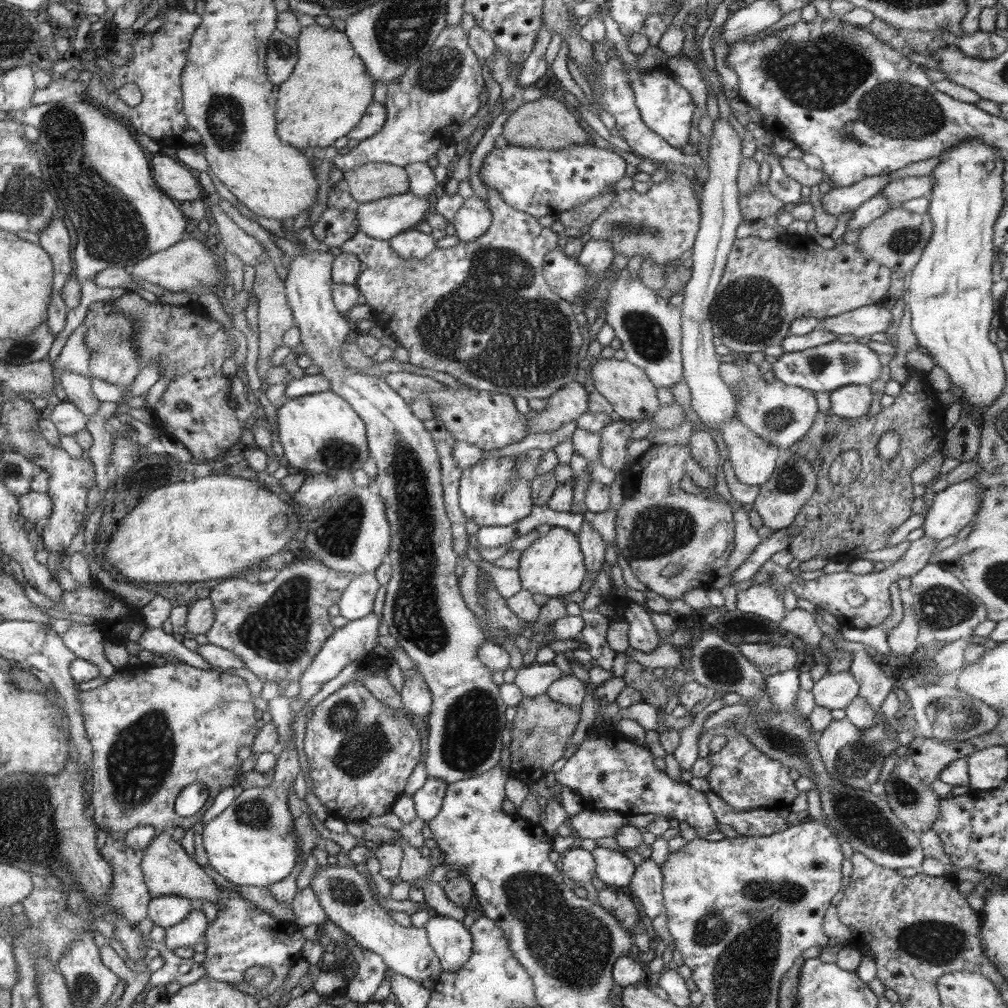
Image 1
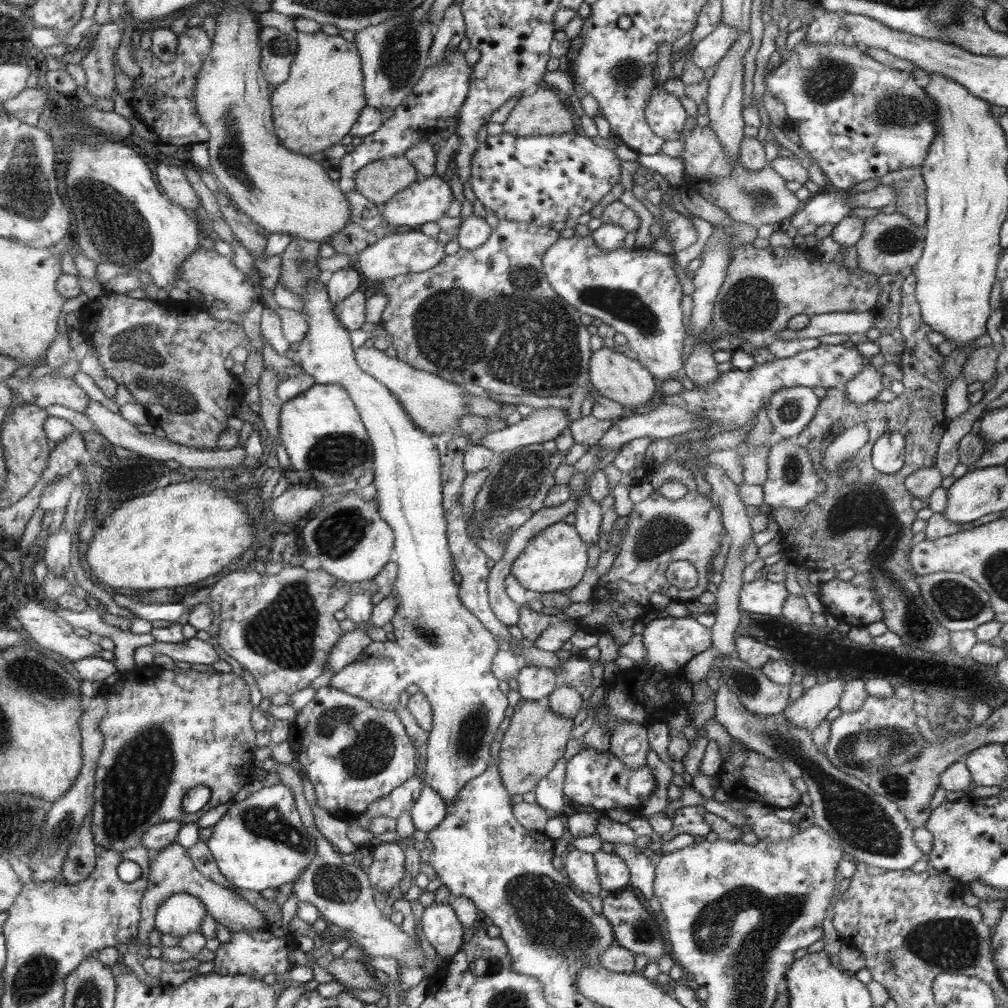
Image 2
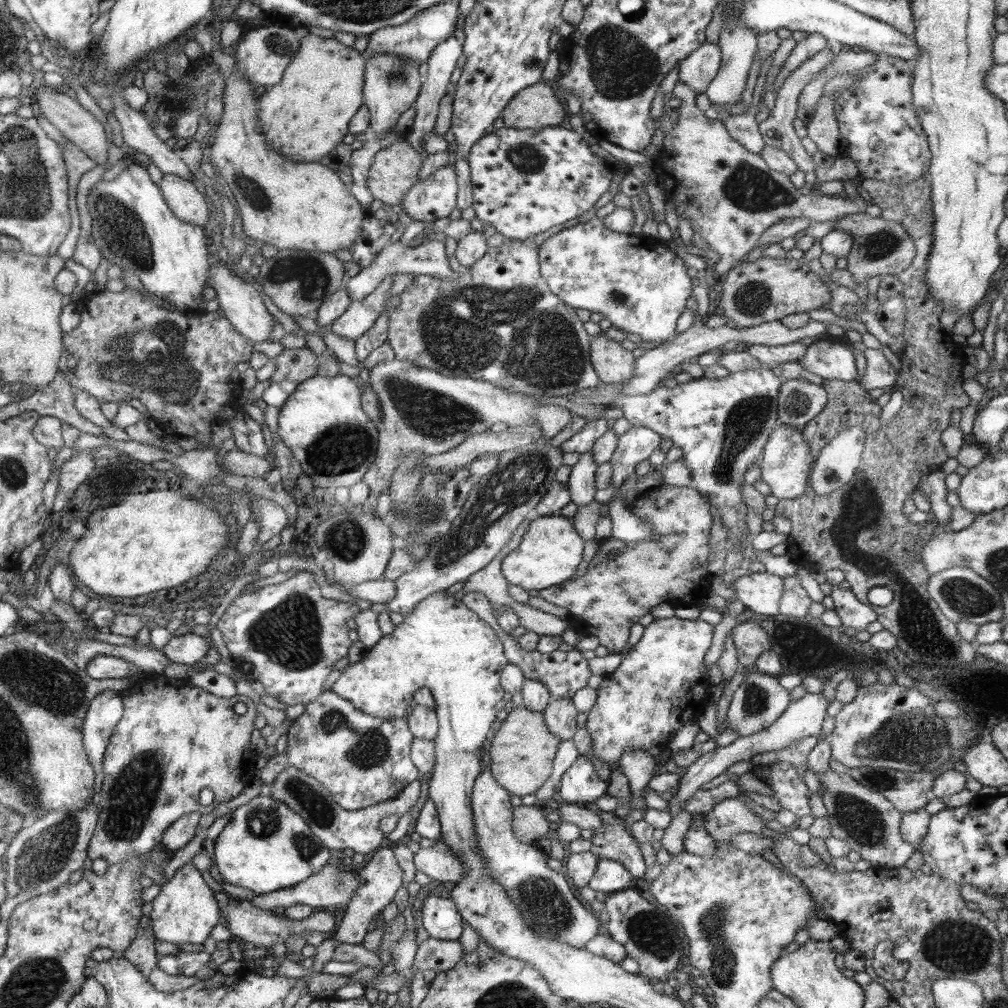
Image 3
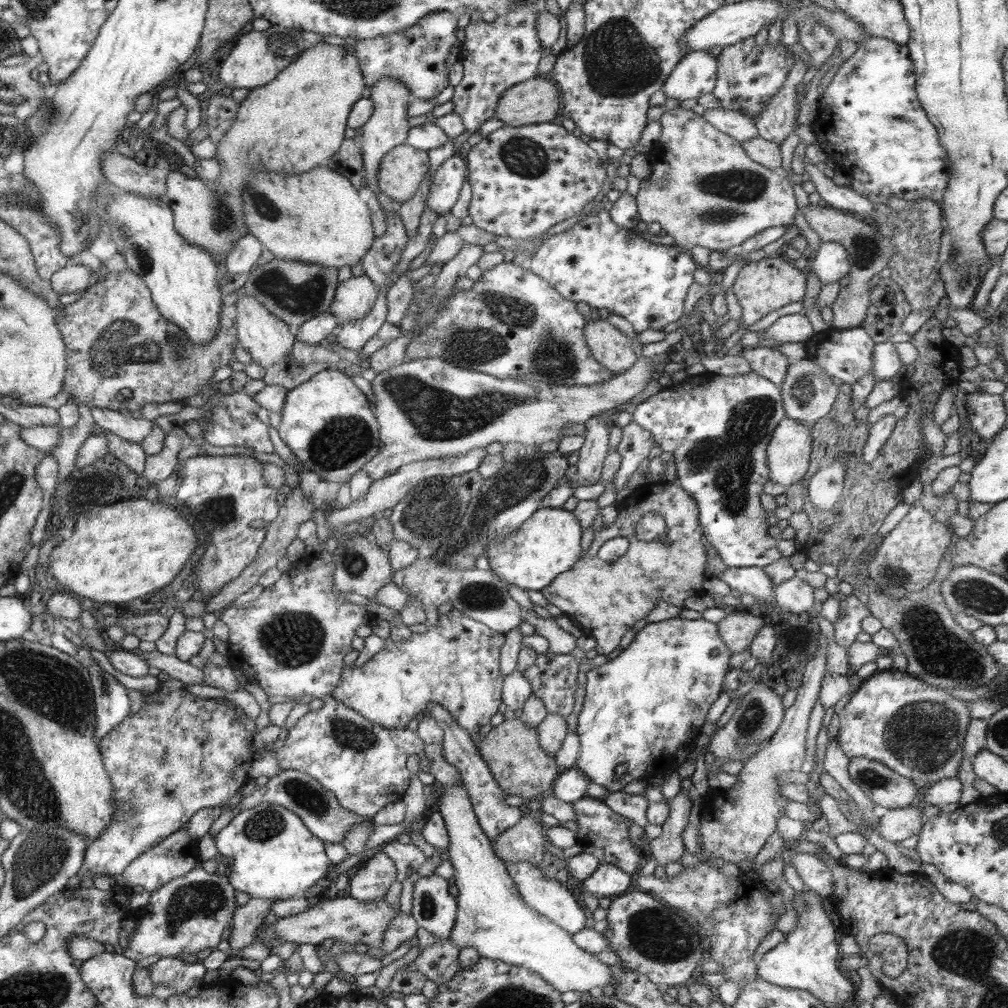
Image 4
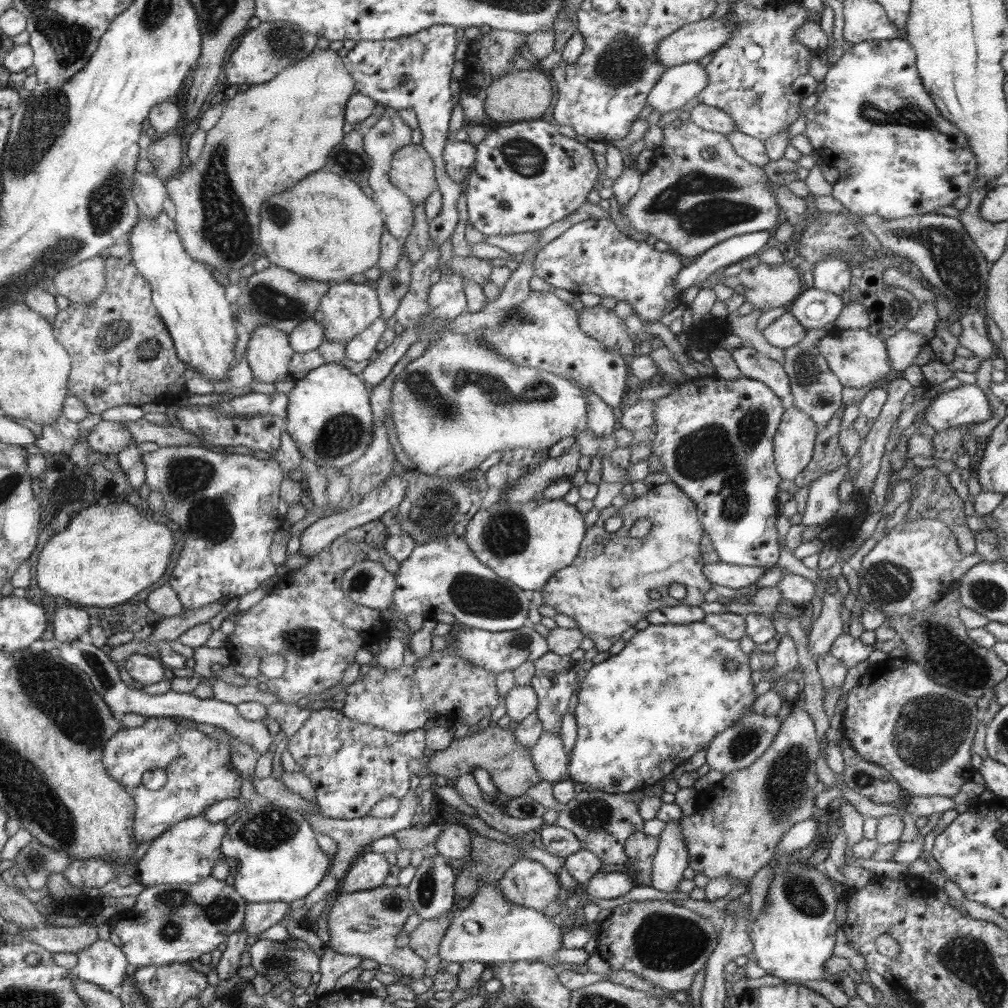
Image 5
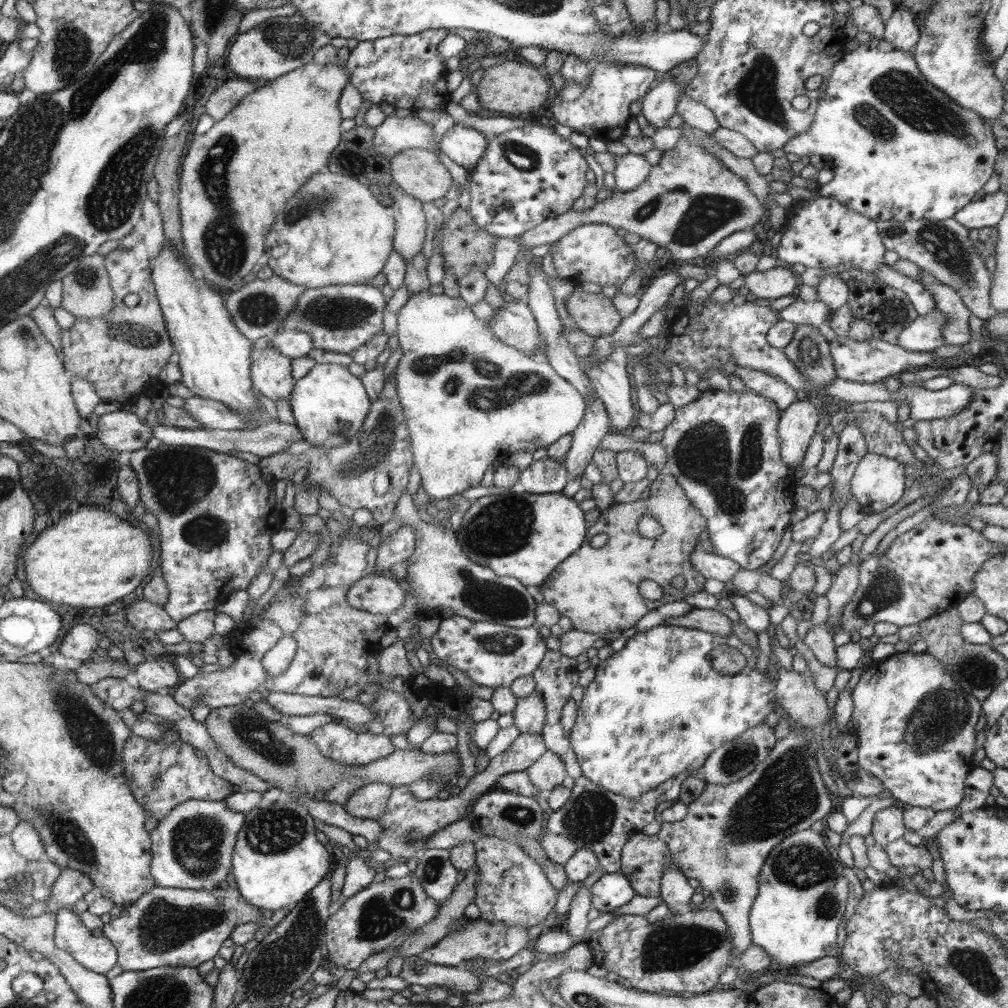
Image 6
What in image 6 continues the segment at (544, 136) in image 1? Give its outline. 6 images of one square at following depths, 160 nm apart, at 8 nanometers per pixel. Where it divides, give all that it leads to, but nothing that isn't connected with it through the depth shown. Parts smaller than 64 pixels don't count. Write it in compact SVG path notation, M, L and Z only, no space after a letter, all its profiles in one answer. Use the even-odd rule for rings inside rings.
M506 59L488 67L473 90L478 95L479 103L483 108L491 111L514 112L506 116L517 117L518 114L528 115L528 112L540 108L548 100L550 86L552 84L536 68L532 68L532 65Z

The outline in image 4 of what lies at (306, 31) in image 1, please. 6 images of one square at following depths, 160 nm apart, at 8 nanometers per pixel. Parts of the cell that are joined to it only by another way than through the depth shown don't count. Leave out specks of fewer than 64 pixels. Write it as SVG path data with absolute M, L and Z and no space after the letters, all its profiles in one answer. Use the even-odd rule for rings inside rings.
M320 42L314 46L310 46L293 62L292 65L287 66L275 79L276 82L272 82L270 86L261 86L255 89L251 89L249 94L239 102L238 111L236 112L236 119L230 129L224 134L223 138L216 143L216 160L220 160L220 179L216 181L207 181L199 178L188 179L184 174L176 171L167 176L167 191L166 198L168 198L169 206L173 209L173 219L176 229L182 234L186 241L193 243L194 246L200 246L202 250L208 250L210 254L214 255L214 258L224 260L229 253L229 250L233 248L232 240L236 244L236 240L249 234L248 223L245 221L245 206L242 200L242 192L244 192L244 186L246 182L250 181L254 171L258 171L260 168L264 170L272 170L272 172L284 172L284 174L301 174L308 172L318 167L326 167L328 160L338 152L344 140L344 130L346 130L346 118L349 118L353 110L353 106L364 96L366 96L366 82L365 77L360 67L360 59L355 53L346 50L345 46L334 46L330 43Z

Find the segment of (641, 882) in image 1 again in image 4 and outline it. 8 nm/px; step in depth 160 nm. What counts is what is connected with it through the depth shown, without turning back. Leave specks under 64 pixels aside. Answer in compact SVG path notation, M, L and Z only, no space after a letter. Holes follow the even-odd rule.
M582 797L573 802L575 815L573 820L578 824L577 844L582 847L582 853L592 854L598 858L600 865L612 864L631 875L641 868L646 855L638 847L634 847L629 837L629 826L633 823L628 817L614 812L602 799Z

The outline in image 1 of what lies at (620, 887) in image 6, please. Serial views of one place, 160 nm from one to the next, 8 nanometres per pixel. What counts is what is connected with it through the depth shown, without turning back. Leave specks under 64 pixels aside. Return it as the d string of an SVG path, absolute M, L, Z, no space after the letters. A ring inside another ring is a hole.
M597 846L592 850L591 854L596 862L595 876L606 887L625 887L630 885L637 865L628 858L627 853Z

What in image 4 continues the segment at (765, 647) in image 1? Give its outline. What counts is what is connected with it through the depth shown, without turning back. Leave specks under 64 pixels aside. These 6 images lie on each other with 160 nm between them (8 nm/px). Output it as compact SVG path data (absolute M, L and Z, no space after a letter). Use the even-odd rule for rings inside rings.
M742 609L727 614L717 622L719 635L732 654L748 650L762 625L766 625L763 617L754 616Z

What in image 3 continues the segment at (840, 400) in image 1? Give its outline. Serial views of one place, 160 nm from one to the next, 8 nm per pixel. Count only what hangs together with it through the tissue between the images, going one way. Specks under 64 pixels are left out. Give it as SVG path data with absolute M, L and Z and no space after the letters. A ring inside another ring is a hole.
M866 347L863 352L867 367L864 376L858 378L857 383L868 392L887 386L892 387L897 382L898 377L882 350Z

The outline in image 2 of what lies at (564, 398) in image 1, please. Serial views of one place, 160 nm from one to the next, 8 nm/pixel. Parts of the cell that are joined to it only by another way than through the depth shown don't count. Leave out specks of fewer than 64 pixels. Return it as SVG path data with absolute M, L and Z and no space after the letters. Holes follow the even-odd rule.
M546 408L534 410L514 426L507 426L500 432L490 432L478 445L488 448L494 454L502 454L530 444L554 441L556 436L569 425L568 409Z

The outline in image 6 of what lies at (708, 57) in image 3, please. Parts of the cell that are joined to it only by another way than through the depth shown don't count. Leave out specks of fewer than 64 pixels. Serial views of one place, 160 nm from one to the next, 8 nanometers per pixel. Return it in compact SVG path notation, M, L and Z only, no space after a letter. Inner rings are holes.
M671 75L650 89L642 100L642 114L654 128L664 128L668 119L676 113L676 103L684 93L680 85L674 83Z

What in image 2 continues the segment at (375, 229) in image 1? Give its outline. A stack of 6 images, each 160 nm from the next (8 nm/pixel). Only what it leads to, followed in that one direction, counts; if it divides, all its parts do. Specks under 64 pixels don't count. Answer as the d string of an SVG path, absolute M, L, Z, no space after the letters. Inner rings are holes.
M442 173L419 178L383 204L384 218L401 229L420 228L426 222L440 221L452 202L452 188Z

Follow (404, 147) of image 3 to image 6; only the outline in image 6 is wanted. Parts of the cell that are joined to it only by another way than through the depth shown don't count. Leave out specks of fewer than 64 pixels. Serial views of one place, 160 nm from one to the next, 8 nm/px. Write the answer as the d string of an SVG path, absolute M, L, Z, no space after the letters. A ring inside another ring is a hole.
M404 150L390 158L389 164L395 184L420 202L446 196L454 182L448 168L431 150Z

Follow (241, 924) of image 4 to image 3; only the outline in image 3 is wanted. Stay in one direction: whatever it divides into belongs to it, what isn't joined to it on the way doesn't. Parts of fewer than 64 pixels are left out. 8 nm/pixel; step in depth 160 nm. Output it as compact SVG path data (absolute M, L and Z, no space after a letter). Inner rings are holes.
M337 860L336 863L326 864L318 873L306 878L304 882L300 882L291 888L284 888L270 892L269 894L260 894L252 898L252 903L262 910L272 911L274 908L290 906L310 906L314 910L324 910L324 912L332 912L336 916L341 917L346 910L350 900L354 898L356 890L360 884L360 875L353 870L352 866L347 867L340 864Z

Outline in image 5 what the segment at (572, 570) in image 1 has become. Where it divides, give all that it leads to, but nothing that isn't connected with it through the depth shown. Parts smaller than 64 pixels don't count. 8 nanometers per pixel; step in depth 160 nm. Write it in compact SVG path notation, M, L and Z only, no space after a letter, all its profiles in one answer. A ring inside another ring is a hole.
M530 500L526 504L506 504L497 502L488 509L480 510L468 522L463 539L474 556L489 566L498 576L517 584L522 590L539 590L545 588L553 574L570 566L580 552L585 537L586 524L584 515L575 506L564 500Z

